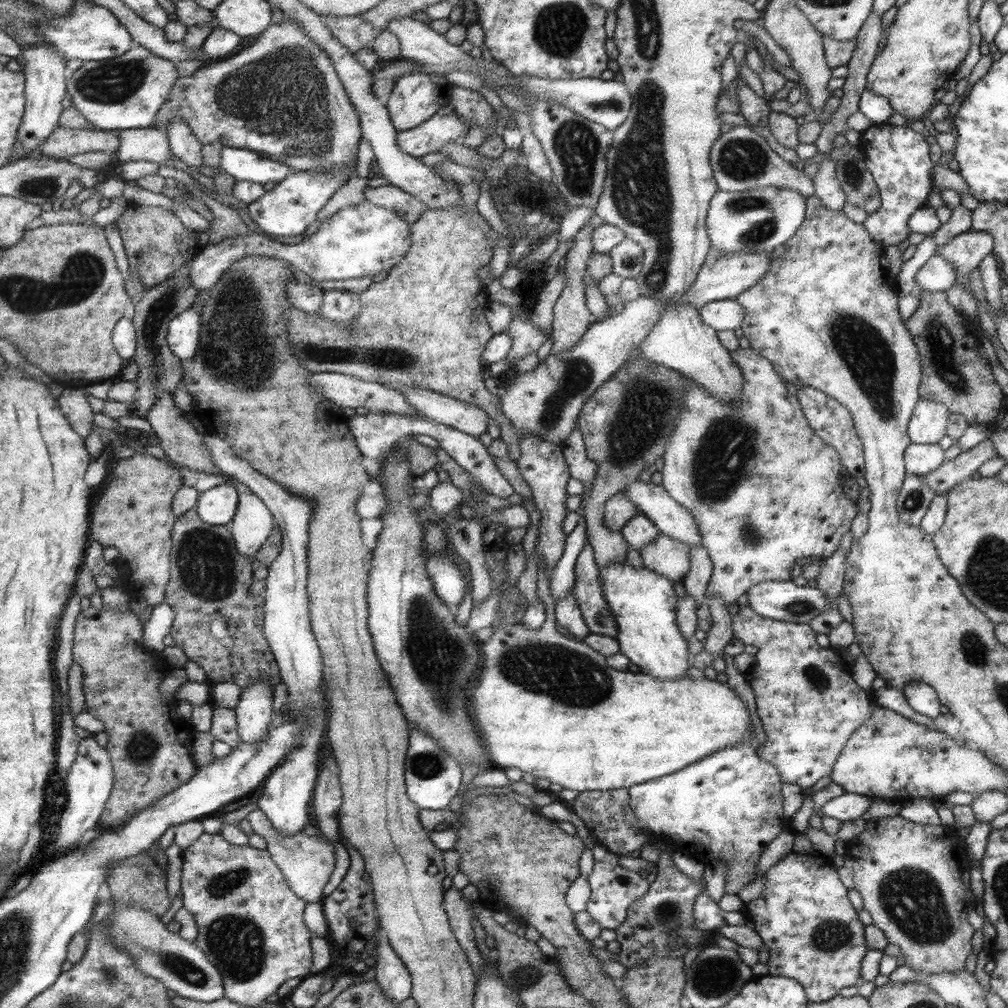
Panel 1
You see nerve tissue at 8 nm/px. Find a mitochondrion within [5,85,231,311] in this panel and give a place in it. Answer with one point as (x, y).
(38, 187)

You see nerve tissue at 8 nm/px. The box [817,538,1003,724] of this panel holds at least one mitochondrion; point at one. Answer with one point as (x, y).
(972, 646)

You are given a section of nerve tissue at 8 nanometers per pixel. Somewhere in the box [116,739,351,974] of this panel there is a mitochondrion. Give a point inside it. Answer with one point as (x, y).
(223, 884)

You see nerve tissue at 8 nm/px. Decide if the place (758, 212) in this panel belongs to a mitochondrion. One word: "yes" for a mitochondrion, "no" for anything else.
yes

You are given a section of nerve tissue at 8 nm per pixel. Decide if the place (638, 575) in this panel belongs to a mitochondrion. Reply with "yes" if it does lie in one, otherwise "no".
no

